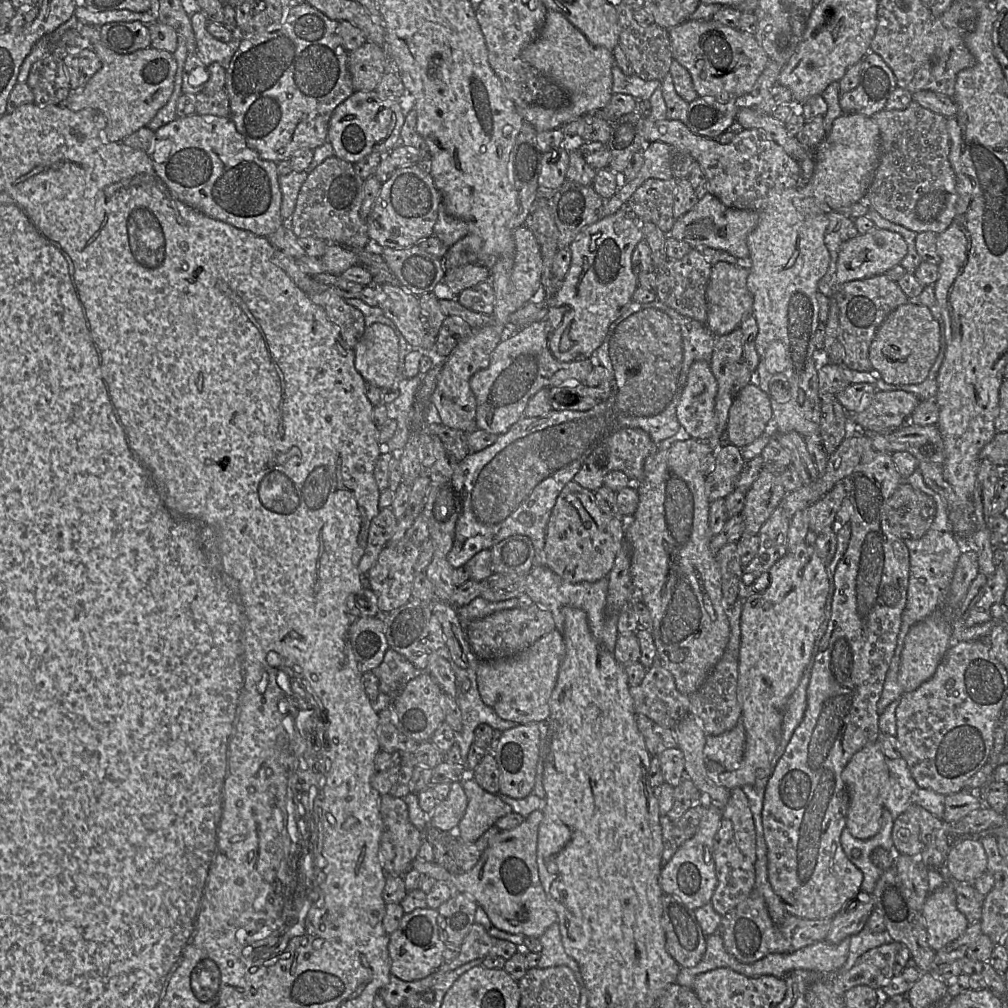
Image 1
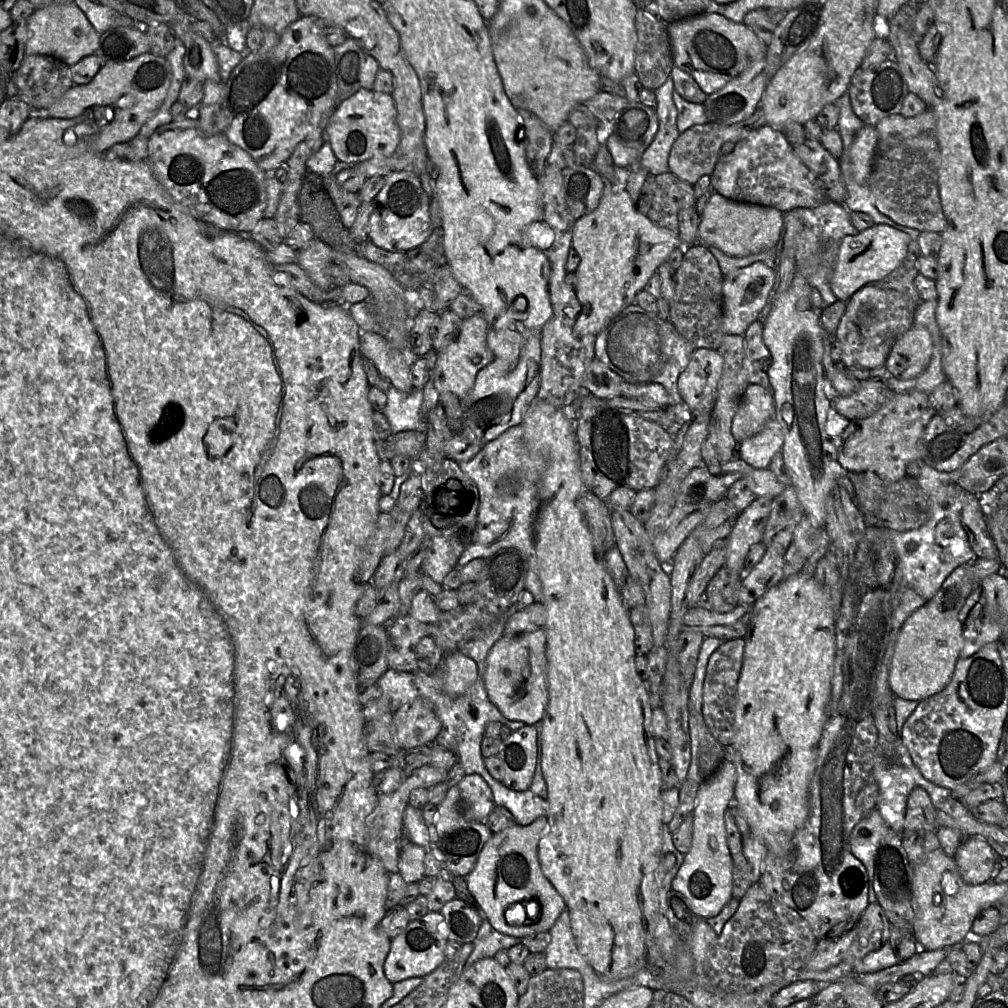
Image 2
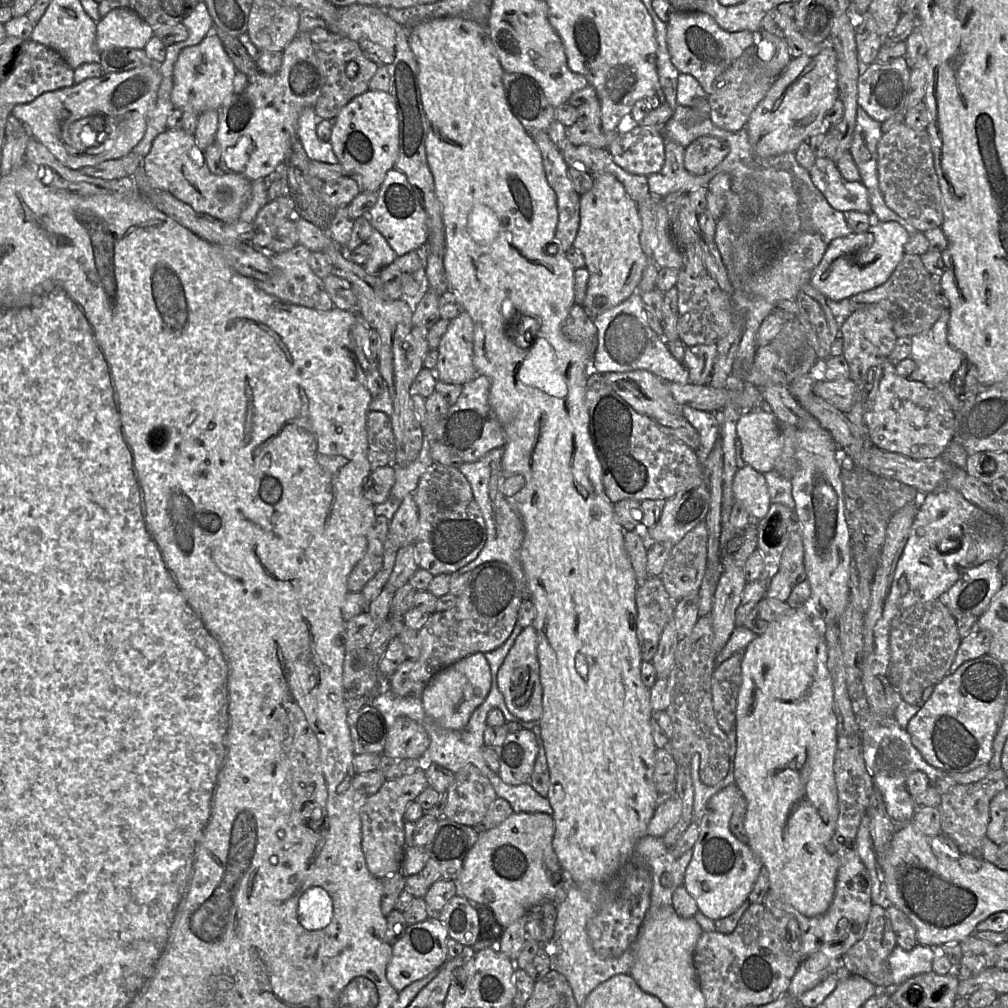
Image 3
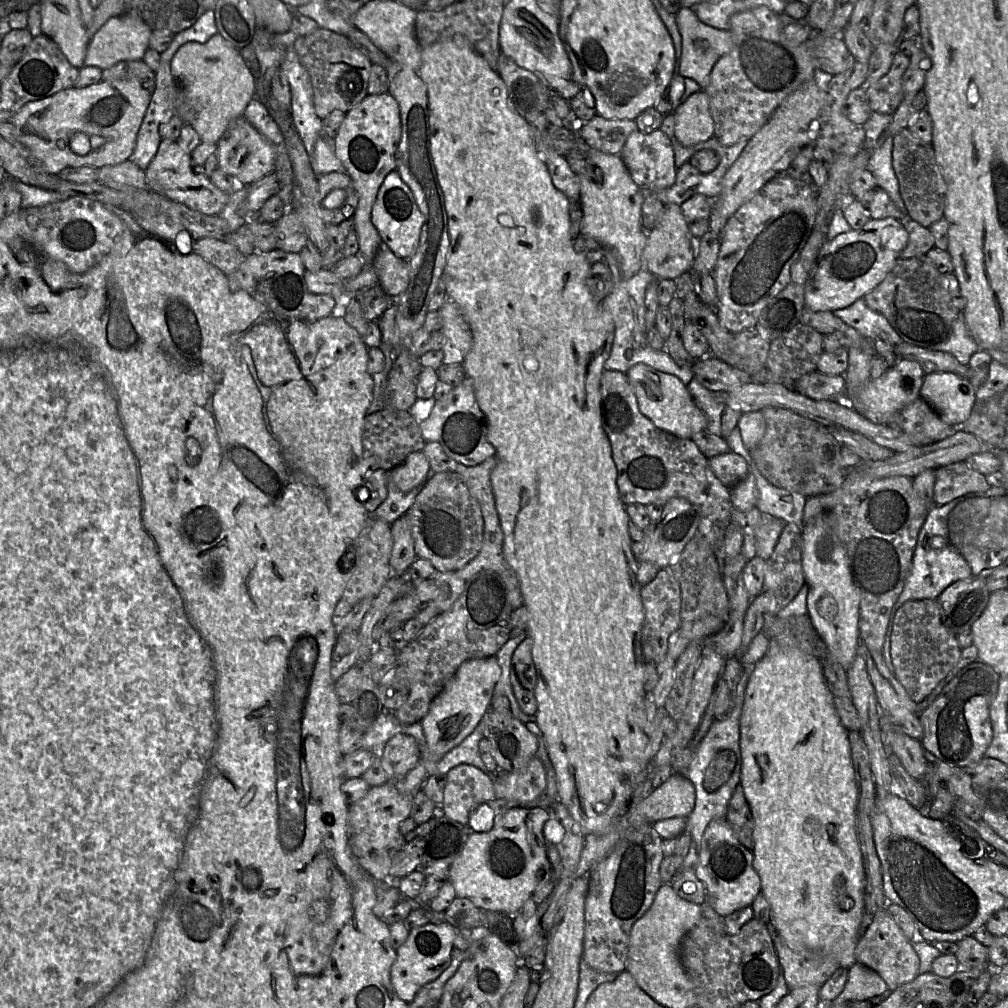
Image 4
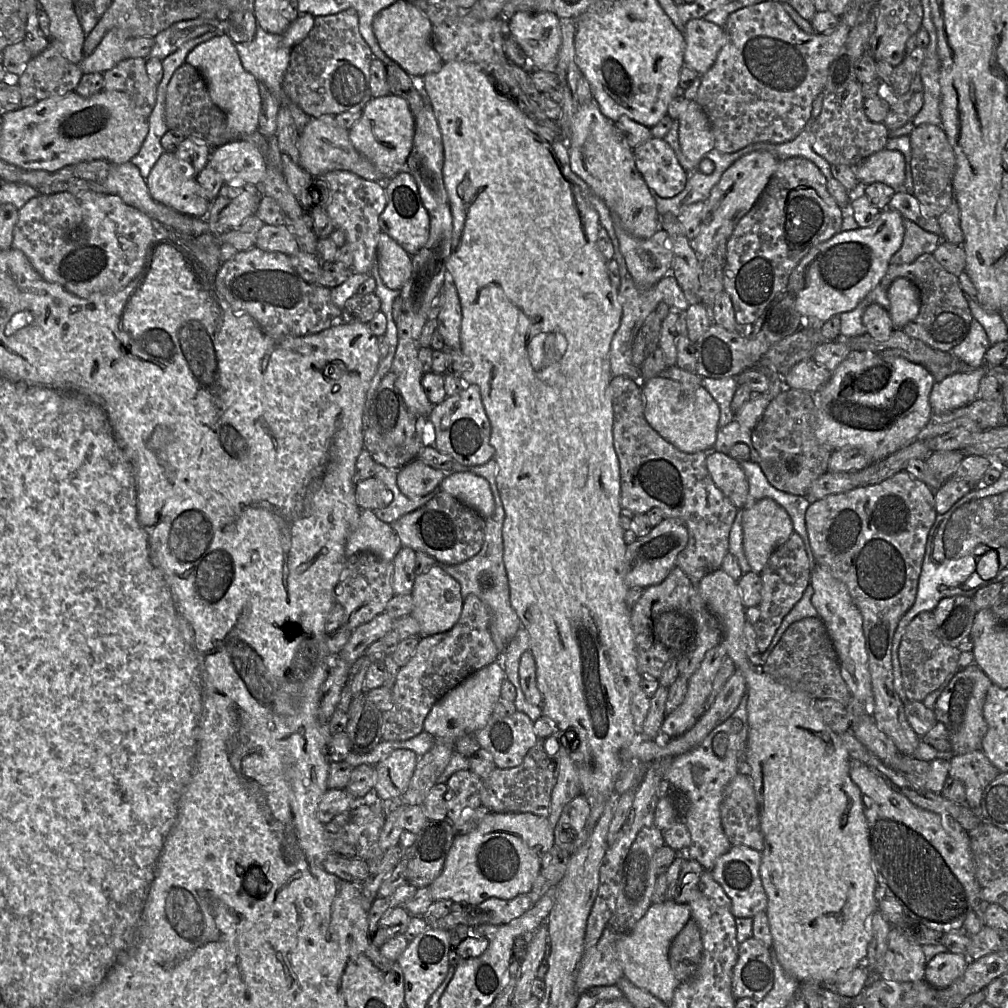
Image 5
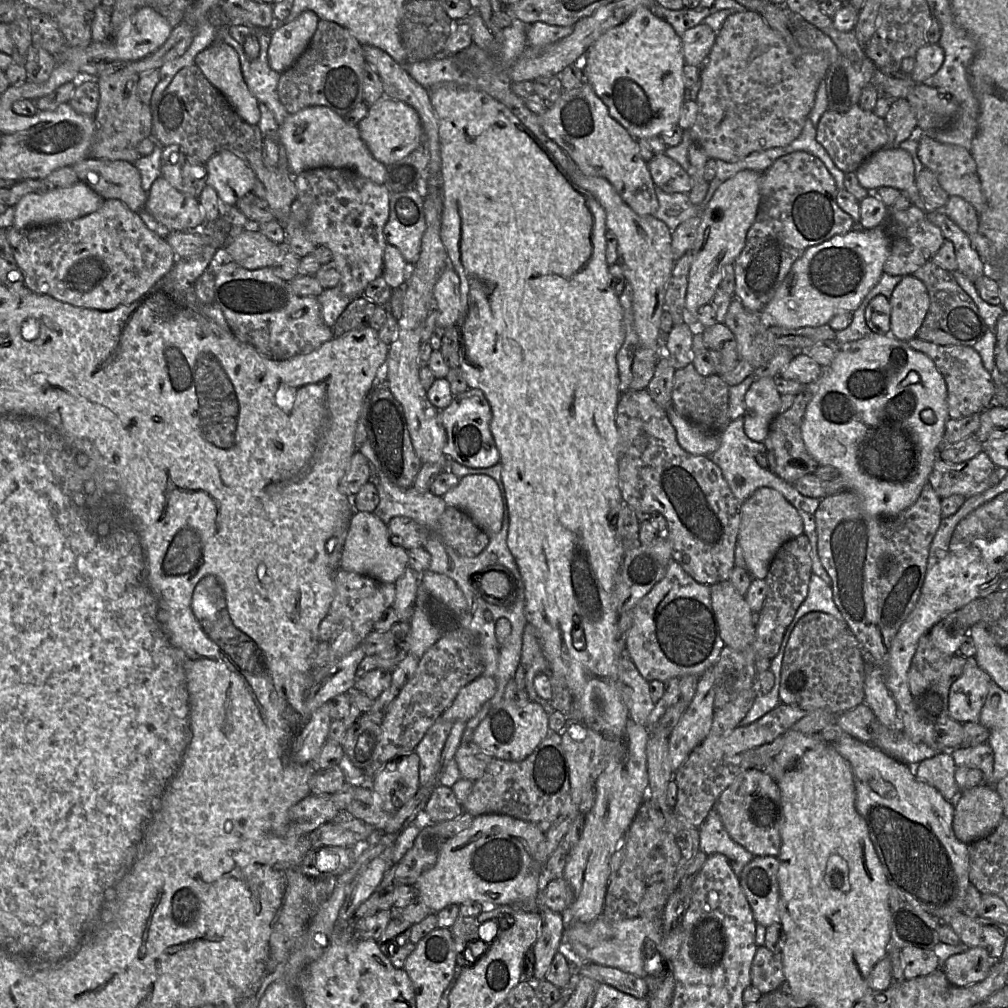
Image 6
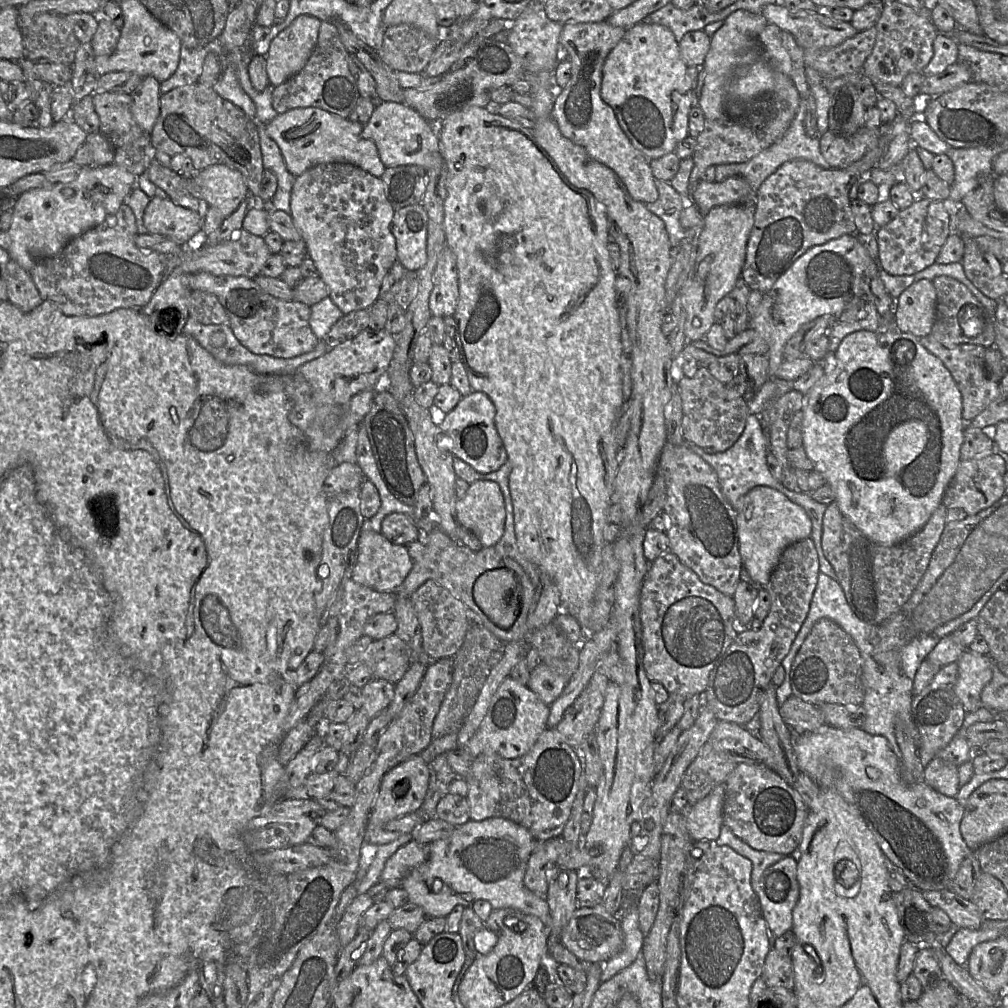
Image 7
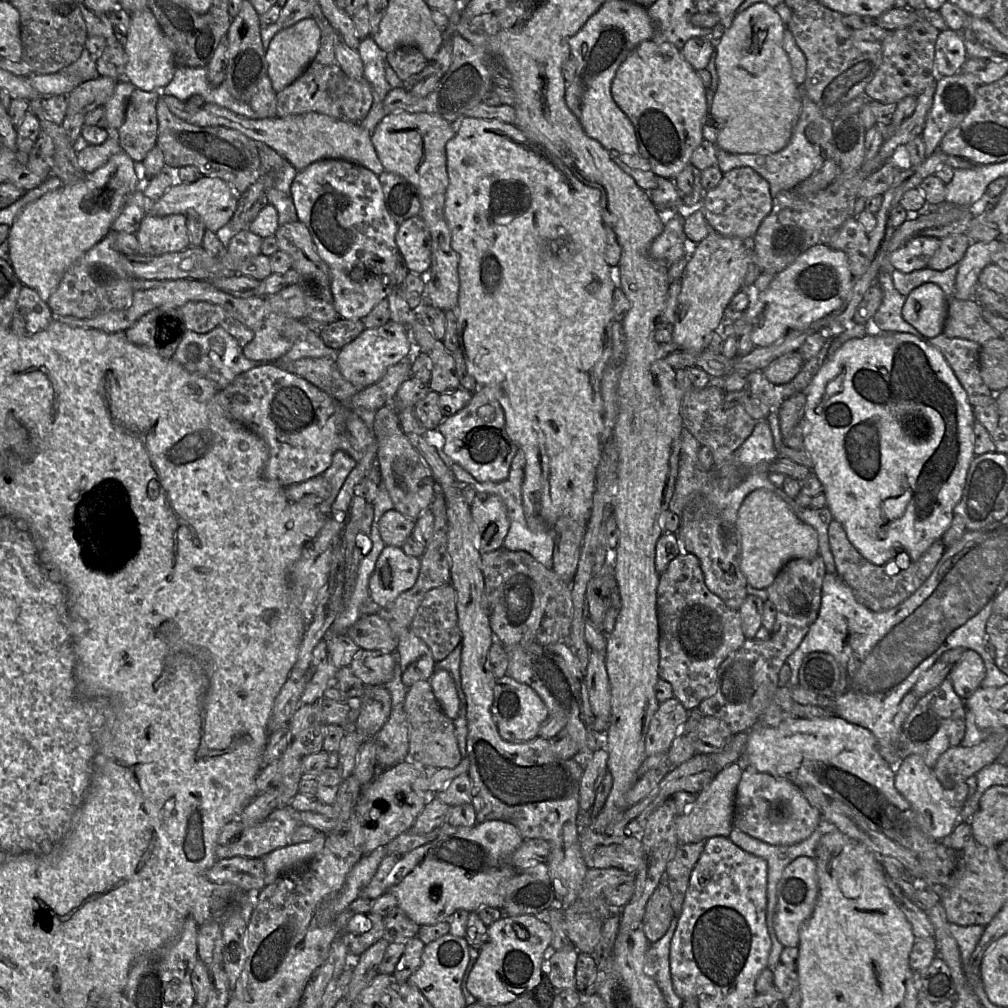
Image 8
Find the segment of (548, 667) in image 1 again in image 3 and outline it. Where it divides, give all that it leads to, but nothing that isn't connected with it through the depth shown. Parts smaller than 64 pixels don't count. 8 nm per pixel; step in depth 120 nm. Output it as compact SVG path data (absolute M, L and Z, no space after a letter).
M532 624L518 635L497 674L498 688L506 707L511 714L524 722L539 721L542 715L542 686L537 649L537 630Z

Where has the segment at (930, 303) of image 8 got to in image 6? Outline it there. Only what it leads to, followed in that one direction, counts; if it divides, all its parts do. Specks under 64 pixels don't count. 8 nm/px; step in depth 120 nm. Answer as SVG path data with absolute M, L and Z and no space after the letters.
M904 276L889 299L891 305L891 335L901 341L916 337L929 310L929 294L925 284Z

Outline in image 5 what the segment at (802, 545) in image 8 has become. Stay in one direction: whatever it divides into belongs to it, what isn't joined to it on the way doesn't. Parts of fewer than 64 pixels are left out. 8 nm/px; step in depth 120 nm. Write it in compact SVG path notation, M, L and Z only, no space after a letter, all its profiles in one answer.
M771 498L746 507L742 517L744 551L752 570L761 574L771 554L789 539L794 527L787 511Z

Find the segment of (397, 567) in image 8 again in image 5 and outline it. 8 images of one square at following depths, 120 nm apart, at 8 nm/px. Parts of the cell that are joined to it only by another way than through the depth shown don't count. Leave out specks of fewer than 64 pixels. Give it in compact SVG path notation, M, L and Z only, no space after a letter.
M361 509L357 528L348 538L346 558L359 552L371 552L387 562L393 562L401 548L392 526L381 521L372 510Z

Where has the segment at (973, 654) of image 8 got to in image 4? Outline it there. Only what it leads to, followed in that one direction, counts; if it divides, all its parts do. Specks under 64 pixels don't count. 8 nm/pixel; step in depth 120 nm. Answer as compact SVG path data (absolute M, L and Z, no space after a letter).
M974 661L948 682L935 701L922 713L919 721L923 728L923 738L920 741L923 749L936 759L956 767L972 766L985 757L985 752L992 741L992 724L990 706L996 696L1000 675L989 664Z

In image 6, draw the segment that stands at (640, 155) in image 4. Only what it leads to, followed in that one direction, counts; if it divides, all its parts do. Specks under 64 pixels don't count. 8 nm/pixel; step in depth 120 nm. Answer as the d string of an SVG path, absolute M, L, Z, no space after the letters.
M665 153L654 156L647 162L655 186L664 192L689 194L692 188L688 173Z

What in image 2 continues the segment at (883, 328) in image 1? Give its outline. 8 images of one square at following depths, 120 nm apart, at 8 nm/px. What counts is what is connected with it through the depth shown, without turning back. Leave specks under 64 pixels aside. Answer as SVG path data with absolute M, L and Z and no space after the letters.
M913 325L895 341L884 367L899 380L915 378L929 365L932 349L929 332Z

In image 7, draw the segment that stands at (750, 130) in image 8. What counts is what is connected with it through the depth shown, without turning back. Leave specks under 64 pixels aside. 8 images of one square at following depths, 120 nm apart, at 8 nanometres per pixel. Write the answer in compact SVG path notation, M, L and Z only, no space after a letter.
M739 10L729 15L711 37L711 47L702 65L704 83L699 99L706 119L727 120L727 97L756 102L766 95L773 95L778 100L784 100L791 110L798 110L800 96L792 79L776 71L763 54L758 37L767 24L761 13Z

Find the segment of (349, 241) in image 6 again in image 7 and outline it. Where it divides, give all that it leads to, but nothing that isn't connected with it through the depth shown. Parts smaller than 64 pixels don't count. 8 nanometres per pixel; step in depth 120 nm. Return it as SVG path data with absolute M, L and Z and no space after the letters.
M321 163L314 165L306 170L295 180L291 192L291 213L293 222L306 243L308 257L310 257L318 270L318 276L323 280L328 288L328 296L333 303L346 315L353 311L362 309L370 309L379 298L379 291L382 281L387 274L390 274L390 269L393 263L397 260L396 242L390 230L391 221L394 216L394 208L392 207L387 194L386 185L380 177L375 177L367 171L348 163Z

